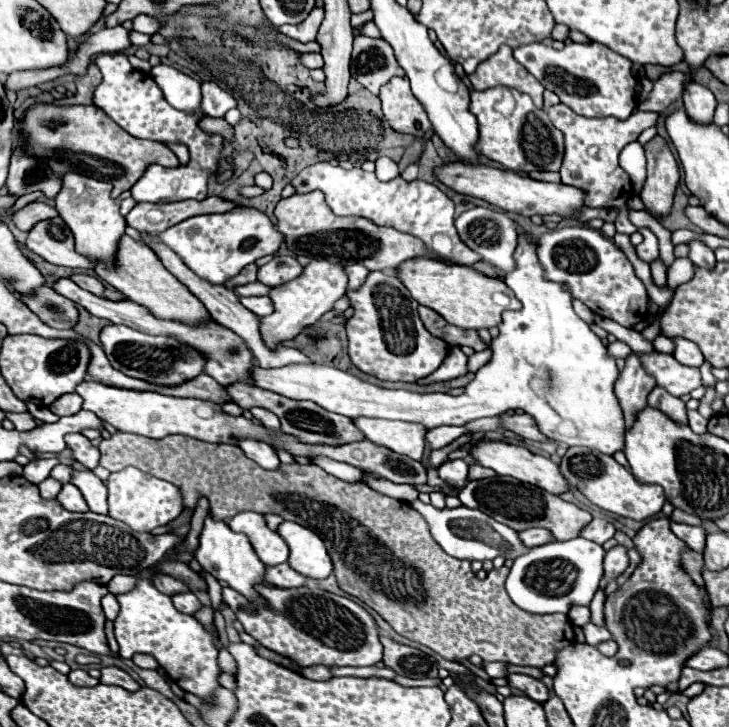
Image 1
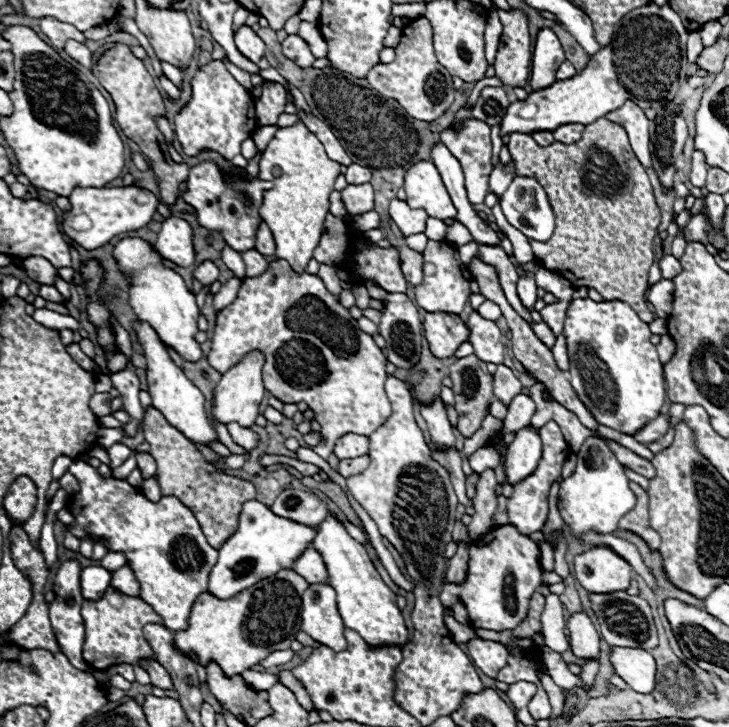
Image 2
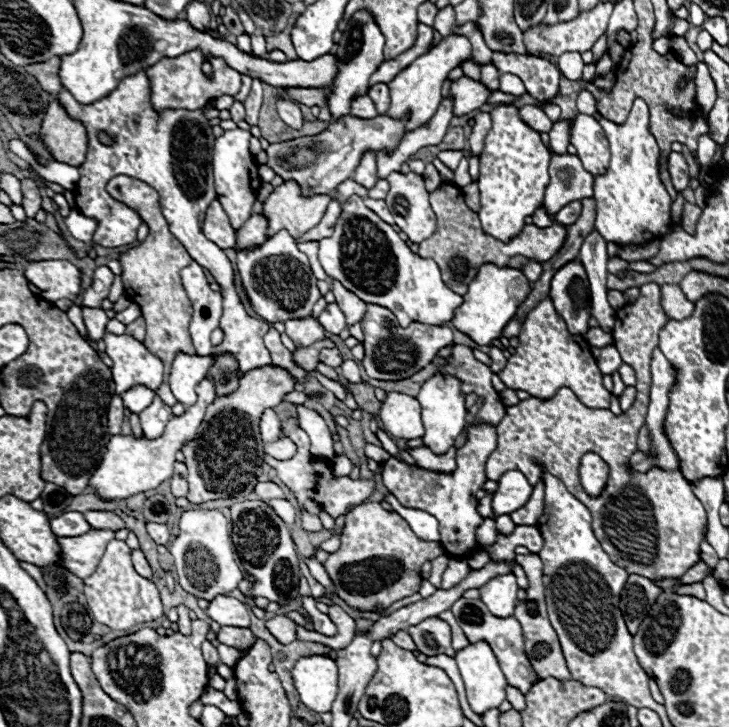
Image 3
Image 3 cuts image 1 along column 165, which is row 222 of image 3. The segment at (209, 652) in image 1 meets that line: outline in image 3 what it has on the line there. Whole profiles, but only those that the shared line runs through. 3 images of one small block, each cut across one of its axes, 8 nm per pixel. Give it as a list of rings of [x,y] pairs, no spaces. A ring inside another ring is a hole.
[[[634,100],[630,114],[622,124],[614,124],[600,118],[600,126],[610,142],[610,166],[606,174],[594,180],[594,200],[596,200],[596,226],[594,230],[604,236],[606,242],[618,246],[638,246],[654,240],[670,230],[670,206],[672,200],[660,182],[658,158],[660,150],[654,136],[648,132],[648,106],[644,100]]]

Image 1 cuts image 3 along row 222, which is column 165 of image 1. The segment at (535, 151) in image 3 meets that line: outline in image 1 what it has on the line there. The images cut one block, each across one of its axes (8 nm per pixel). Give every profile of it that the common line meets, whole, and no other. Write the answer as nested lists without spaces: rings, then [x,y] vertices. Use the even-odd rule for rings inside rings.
[[[130,466],[110,474],[106,486],[108,486],[108,516],[124,522],[134,532],[150,532],[158,526],[166,526],[182,512],[180,490],[174,484],[168,484],[166,480],[160,480],[138,468]]]

